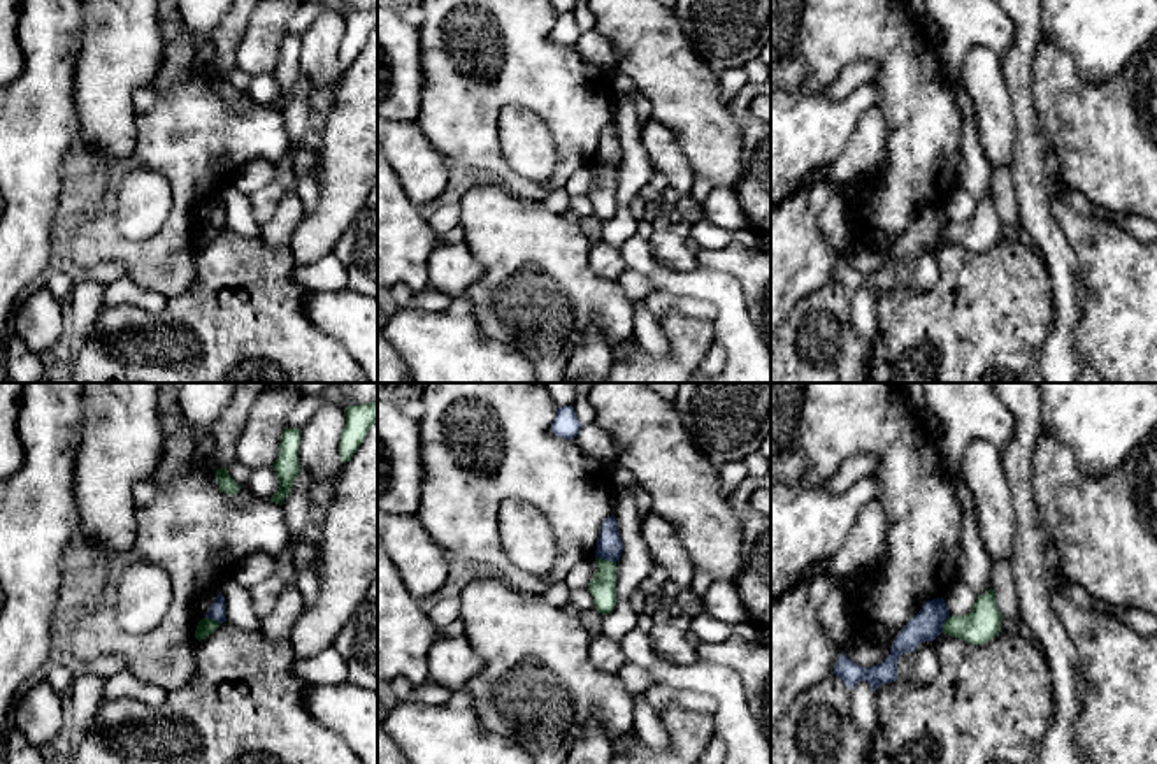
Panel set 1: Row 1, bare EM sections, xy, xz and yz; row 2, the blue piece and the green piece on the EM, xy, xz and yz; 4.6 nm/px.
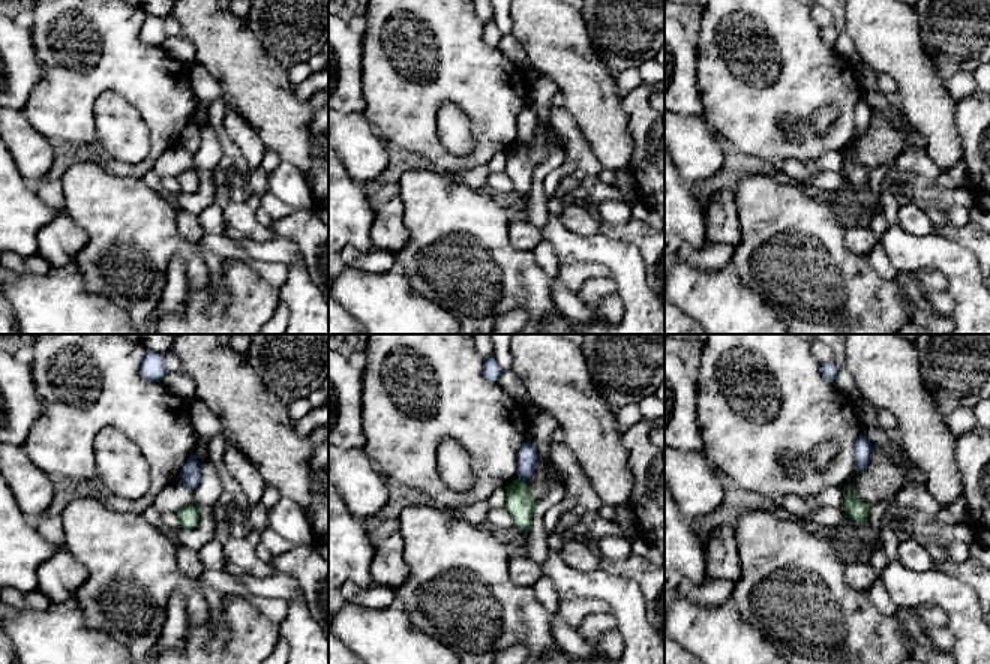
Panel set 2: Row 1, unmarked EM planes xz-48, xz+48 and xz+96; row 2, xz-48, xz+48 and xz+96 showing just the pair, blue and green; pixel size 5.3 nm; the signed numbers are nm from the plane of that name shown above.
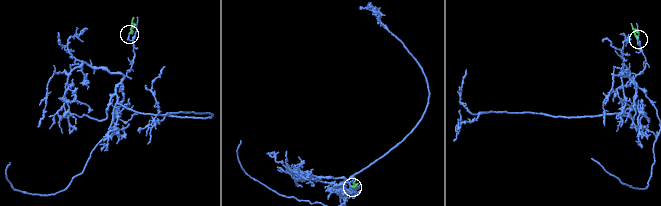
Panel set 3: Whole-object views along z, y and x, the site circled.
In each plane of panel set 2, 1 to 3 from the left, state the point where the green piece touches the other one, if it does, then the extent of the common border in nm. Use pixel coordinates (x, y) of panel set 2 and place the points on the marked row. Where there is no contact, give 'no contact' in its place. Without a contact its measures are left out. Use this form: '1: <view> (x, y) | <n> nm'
1: no contact
2: xz+48 (521, 480) | 40 nm
3: no contact

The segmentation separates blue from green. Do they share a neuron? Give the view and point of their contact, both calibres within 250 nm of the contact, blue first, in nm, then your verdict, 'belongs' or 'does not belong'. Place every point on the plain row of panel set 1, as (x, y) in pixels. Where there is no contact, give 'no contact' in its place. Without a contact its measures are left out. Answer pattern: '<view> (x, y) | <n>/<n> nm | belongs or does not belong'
xz (606, 165) | 120/130 nm | does not belong

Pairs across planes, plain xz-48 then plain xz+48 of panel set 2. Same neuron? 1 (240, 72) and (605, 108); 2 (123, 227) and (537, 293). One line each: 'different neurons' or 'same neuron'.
1: same neuron
2: same neuron

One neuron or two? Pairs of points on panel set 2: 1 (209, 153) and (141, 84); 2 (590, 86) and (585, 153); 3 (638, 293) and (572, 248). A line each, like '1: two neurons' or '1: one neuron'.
1: two neurons
2: two neurons
3: one neuron

